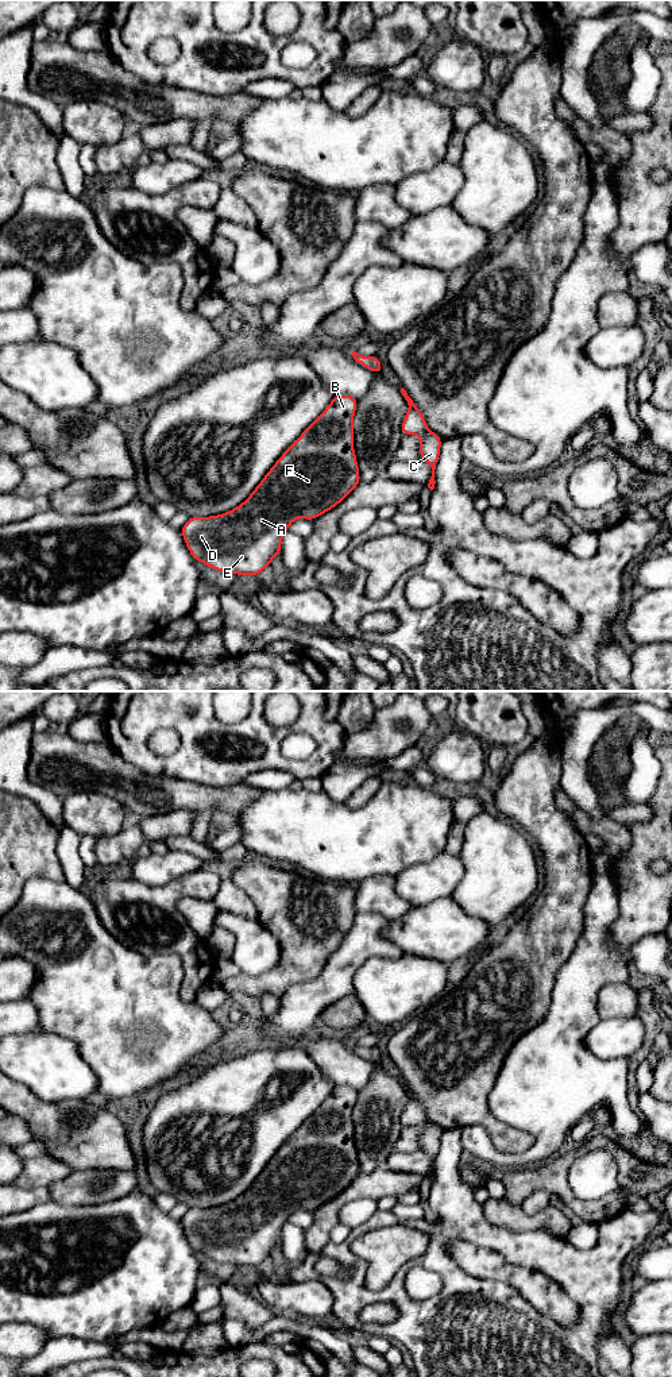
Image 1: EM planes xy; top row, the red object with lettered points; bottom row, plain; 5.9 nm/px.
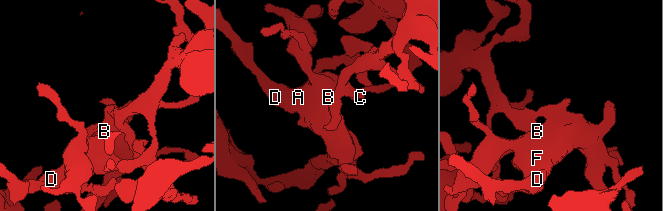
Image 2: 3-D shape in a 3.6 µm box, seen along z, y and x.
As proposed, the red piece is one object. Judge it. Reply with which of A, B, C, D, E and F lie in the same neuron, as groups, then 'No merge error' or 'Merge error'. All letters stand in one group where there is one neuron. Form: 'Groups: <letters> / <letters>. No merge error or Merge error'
Groups: A B C D E F. No merge error

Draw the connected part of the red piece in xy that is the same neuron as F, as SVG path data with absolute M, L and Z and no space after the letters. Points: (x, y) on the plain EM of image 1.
M333 1087L325 1102L281 1146L244 1193L223 1206L190 1208L179 1220L190 1246L215 1262L258 1268L275 1247L281 1247L282 1227L296 1210L313 1212L339 1196L362 1173L354 1141L356 1096L358 1089L352 1087Z

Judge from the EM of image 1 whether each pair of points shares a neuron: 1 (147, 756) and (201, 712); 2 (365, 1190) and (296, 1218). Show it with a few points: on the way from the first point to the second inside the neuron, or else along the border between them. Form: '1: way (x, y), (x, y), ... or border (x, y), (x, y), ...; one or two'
1: way (166, 762), (173, 762), (192, 743), (197, 731); one
2: border (313, 1212), (313, 1222), (304, 1230); two

